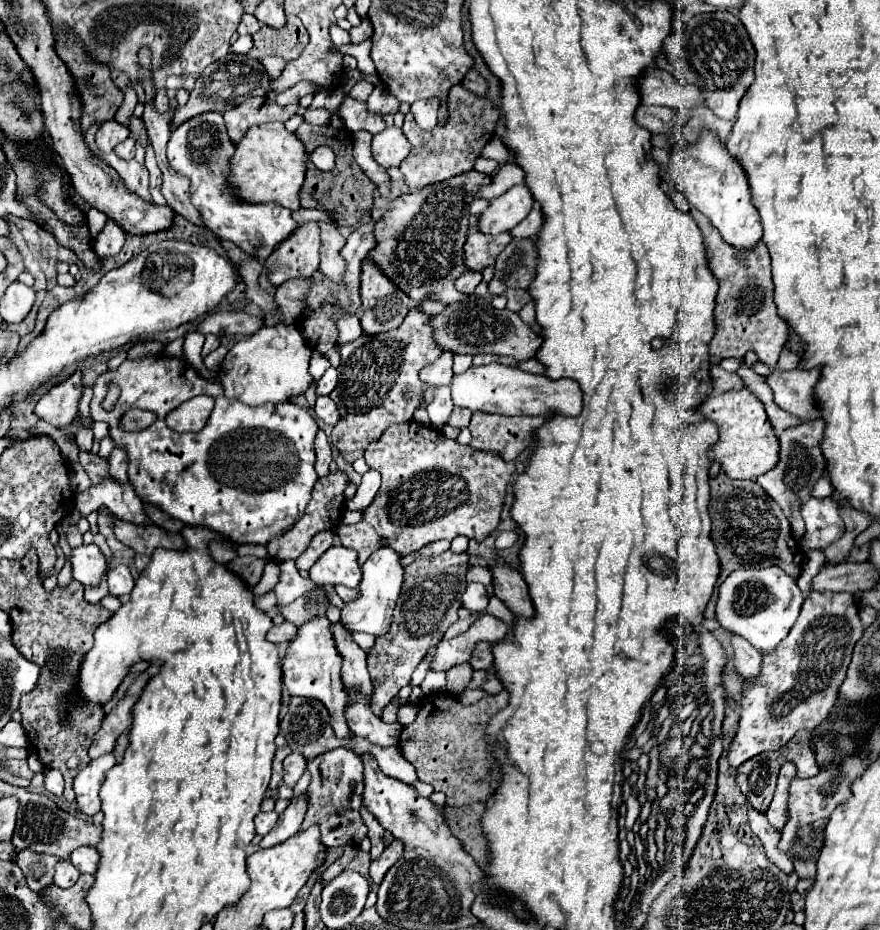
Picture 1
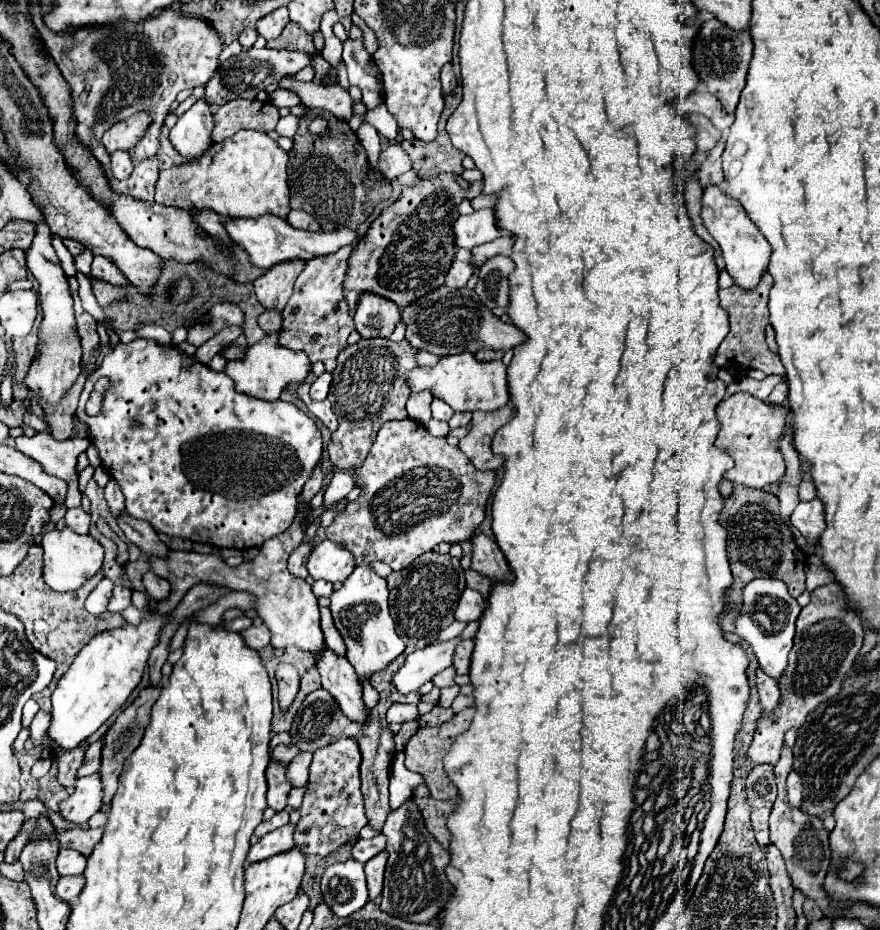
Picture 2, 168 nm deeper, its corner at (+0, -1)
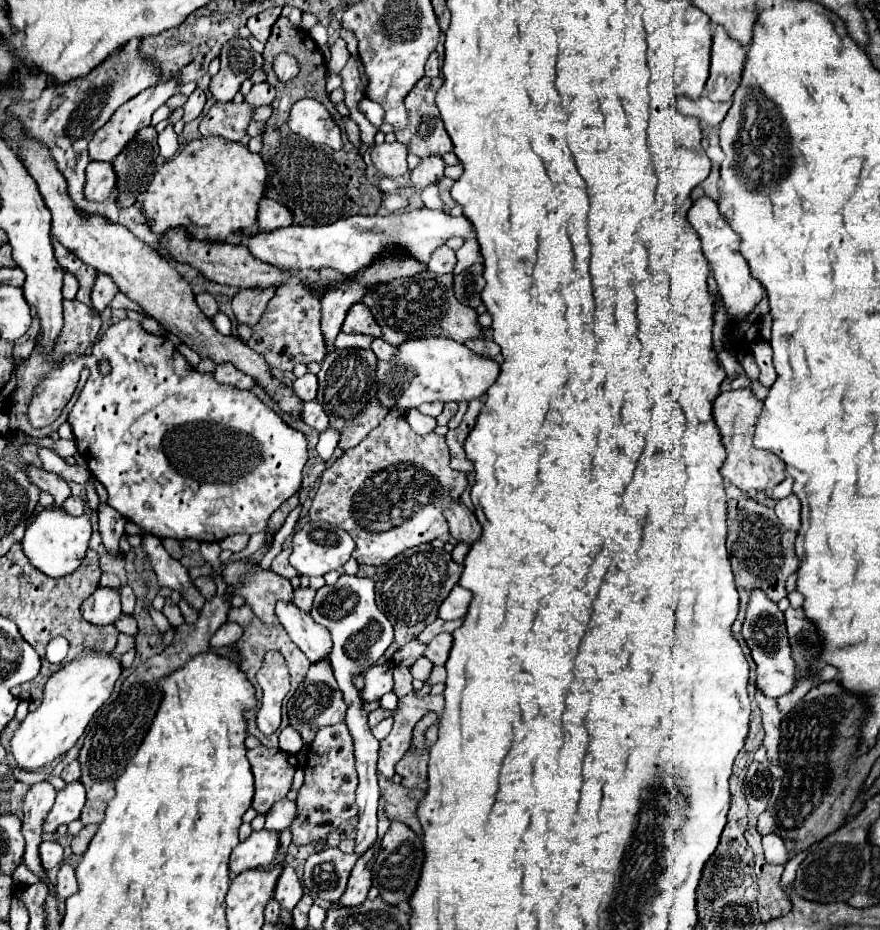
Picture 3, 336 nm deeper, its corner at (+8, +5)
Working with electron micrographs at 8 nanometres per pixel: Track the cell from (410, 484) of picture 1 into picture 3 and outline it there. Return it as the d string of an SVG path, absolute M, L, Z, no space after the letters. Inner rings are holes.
M390 410L380 420L378 428L374 428L358 446L344 452L328 470L324 470L320 488L312 500L310 518L326 520L346 530L356 542L352 558L356 558L358 564L380 566L390 562L406 548L432 542L434 538L448 534L446 518L442 514L442 494L450 494L450 498L458 500L466 486L468 474L450 468L450 452L444 436L438 436L434 432L418 436L406 422L404 412Z

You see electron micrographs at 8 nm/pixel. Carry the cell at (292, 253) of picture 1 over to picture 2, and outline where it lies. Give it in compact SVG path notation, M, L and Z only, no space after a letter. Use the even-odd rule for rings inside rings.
M290 262L290 264L276 264L270 268L264 276L254 280L254 294L256 300L266 310L282 312L290 292L294 290L294 280L298 278L298 272L302 272L302 262Z

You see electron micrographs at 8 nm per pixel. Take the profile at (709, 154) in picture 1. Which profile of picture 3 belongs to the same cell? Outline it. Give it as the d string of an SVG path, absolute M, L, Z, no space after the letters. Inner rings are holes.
M702 196L692 204L692 208L688 212L688 220L694 226L694 230L698 232L700 240L702 240L702 252L704 252L706 260L710 262L710 266L714 270L714 278L718 282L722 302L728 308L730 320L746 316L760 302L760 298L764 296L764 290L762 290L762 284L756 278L752 278L752 274L750 274L750 266L748 266L746 258L740 252L738 234L730 228L726 218L722 218L716 200L712 200L708 196Z

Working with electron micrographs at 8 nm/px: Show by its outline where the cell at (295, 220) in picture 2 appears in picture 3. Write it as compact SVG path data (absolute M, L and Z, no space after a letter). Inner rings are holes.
M270 198L260 200L260 208L258 208L258 228L260 230L276 230L276 228L290 226L290 224L292 224L292 214L290 210L286 210L286 206Z

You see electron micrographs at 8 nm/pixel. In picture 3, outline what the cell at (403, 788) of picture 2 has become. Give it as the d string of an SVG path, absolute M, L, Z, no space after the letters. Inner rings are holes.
M338 848L312 854L304 864L304 888L316 898L336 904L342 898L342 890L346 890L356 860L358 854L344 854Z

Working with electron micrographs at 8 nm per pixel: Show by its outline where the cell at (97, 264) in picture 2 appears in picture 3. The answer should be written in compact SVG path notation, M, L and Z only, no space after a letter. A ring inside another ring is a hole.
M98 272L96 282L94 282L94 286L92 286L92 294L90 294L90 298L92 298L92 308L98 310L98 312L102 312L102 310L110 304L110 300L114 298L116 292L118 292L118 286L114 284L114 280L112 280L110 276Z

